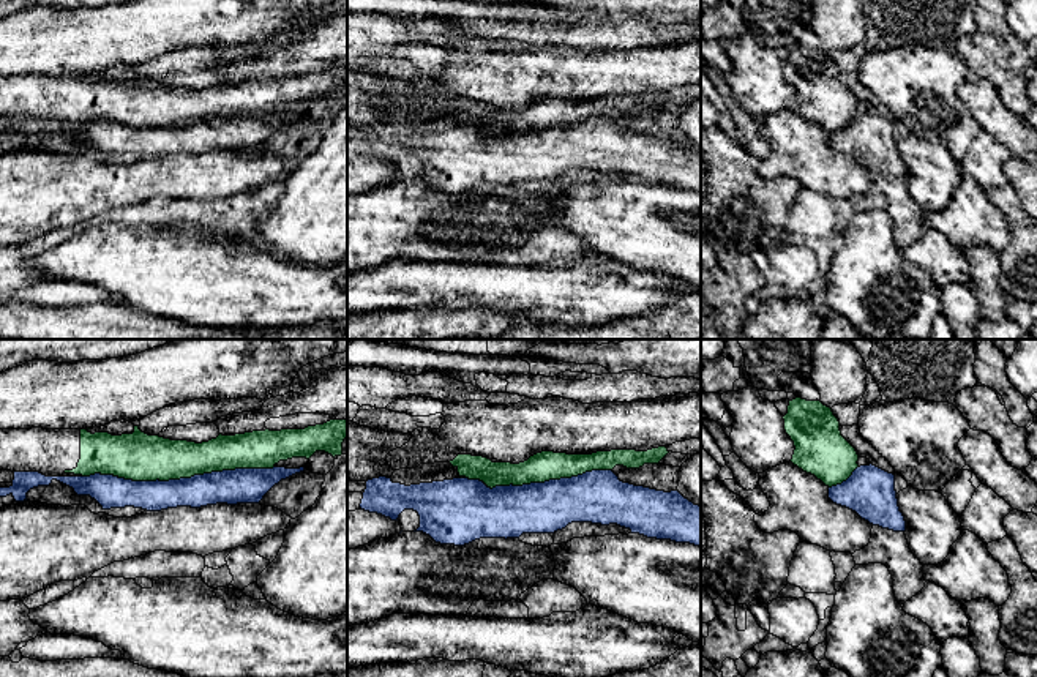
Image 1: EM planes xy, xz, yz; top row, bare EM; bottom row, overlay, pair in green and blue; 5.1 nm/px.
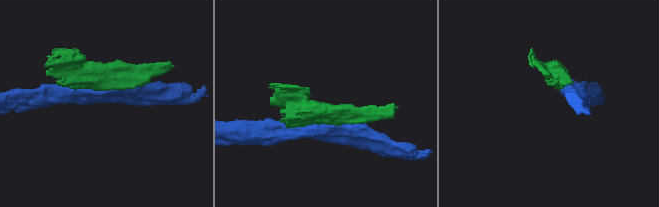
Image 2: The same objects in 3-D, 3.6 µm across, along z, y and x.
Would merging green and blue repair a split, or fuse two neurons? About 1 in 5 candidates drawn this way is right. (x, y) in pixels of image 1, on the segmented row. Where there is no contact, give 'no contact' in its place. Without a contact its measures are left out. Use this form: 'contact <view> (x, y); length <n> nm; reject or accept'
contact xy (177, 478); length 1000 nm; reject

